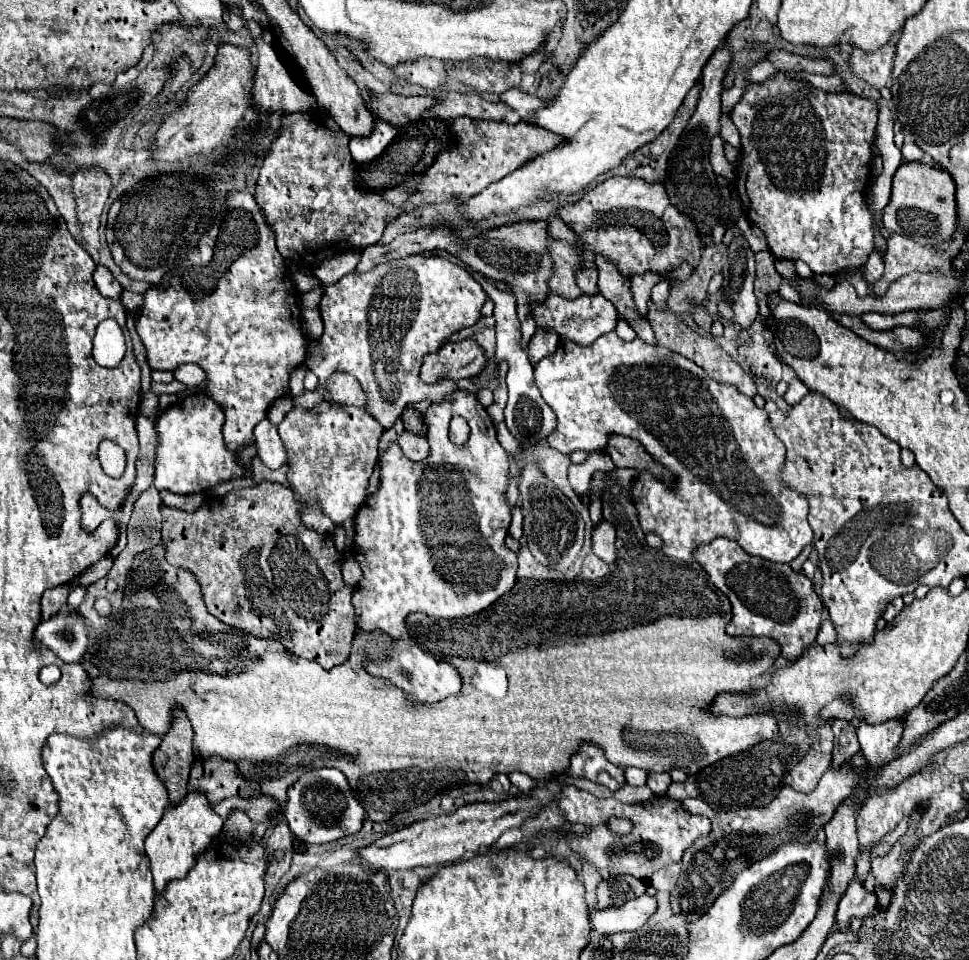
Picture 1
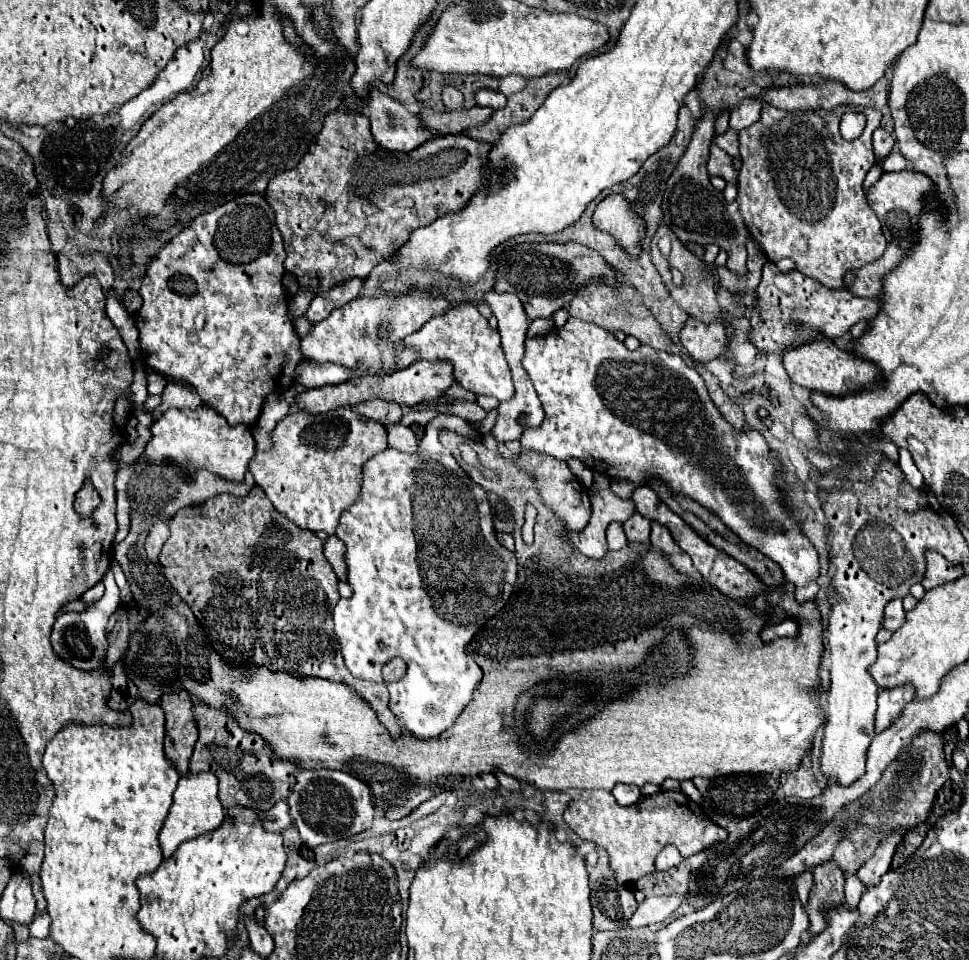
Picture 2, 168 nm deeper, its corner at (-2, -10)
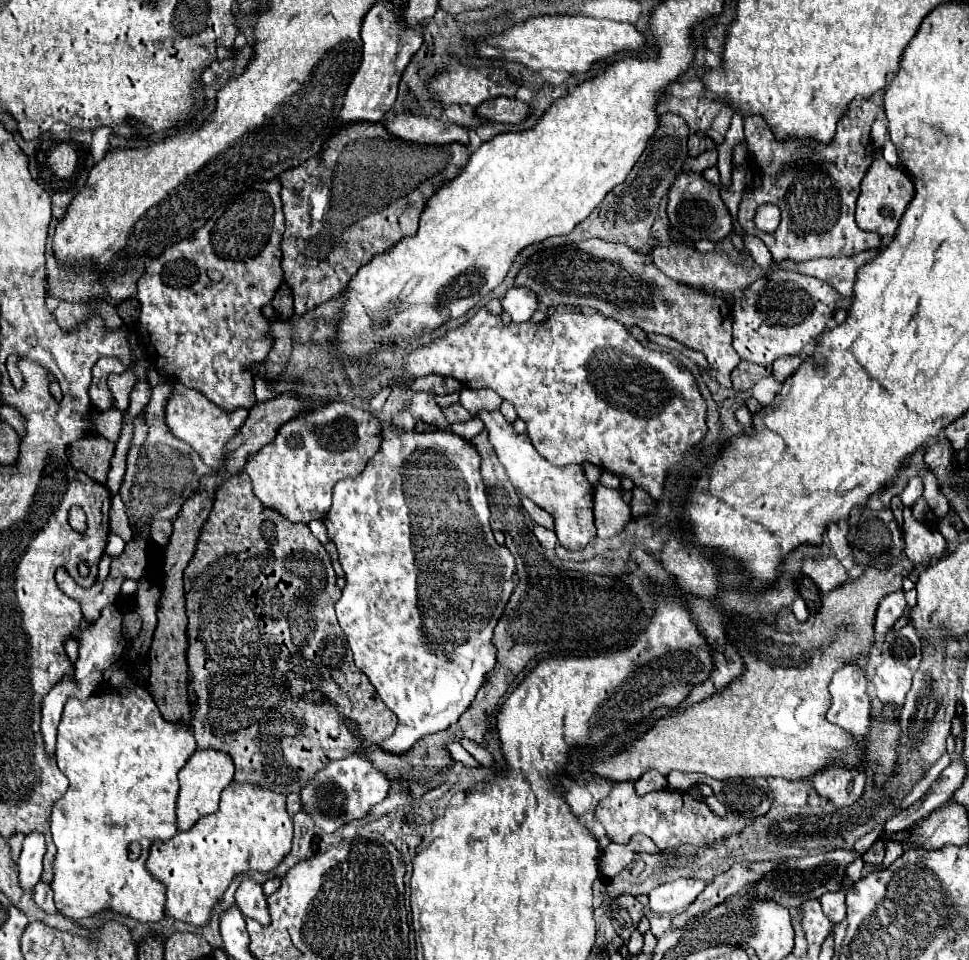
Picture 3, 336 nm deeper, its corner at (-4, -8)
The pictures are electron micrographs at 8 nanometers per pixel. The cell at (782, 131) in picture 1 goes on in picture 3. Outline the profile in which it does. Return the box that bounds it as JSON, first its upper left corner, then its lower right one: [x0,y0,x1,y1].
[737,99,881,263]

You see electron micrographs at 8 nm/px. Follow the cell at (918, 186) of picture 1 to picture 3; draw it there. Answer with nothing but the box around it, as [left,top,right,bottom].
[855,157,915,237]

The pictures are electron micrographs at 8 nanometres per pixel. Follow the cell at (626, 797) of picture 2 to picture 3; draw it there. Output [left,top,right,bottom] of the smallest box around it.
[635,771,667,795]

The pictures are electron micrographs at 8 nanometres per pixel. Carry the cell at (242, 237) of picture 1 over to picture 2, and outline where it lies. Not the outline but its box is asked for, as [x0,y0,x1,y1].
[137,195,303,427]

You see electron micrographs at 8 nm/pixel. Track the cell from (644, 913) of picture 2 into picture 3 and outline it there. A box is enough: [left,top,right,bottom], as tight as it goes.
[649,879,705,913]

